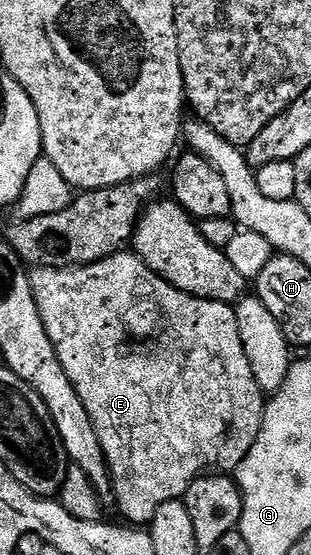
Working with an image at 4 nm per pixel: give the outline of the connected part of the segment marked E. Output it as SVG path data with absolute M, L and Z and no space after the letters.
M123 250L95 264L80 264L76 268L35 268L30 272L30 281L36 306L40 306L40 318L44 320L44 326L48 330L48 338L52 338L60 366L64 366L64 374L72 378L72 386L76 386L76 394L80 394L80 402L84 402L84 410L88 410L92 426L96 426L100 446L110 467L112 500L118 503L123 521L134 526L149 525L161 504L183 499L192 482L199 476L206 473L230 474L237 470L240 462L244 462L248 450L252 450L252 442L256 442L260 434L264 393L252 374L248 354L244 354L244 342L240 342L240 326L236 326L236 314L231 305L196 298L176 290L130 250Z

